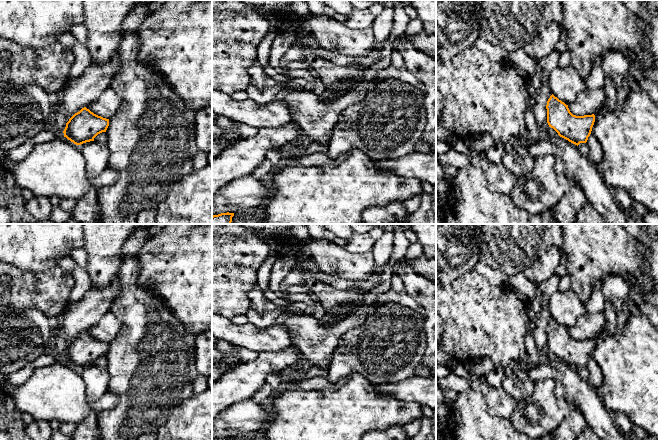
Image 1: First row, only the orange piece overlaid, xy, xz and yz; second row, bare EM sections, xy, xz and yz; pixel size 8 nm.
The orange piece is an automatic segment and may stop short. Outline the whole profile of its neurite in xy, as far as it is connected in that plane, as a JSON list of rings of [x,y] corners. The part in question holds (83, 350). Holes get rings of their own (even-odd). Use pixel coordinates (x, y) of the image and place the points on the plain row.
[[[84,331],[69,343],[63,357],[68,364],[81,369],[94,365],[98,358],[106,356],[108,350],[109,343],[98,340]]]

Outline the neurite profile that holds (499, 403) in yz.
[[[452,362],[450,364],[452,372],[458,376],[468,376],[470,378],[471,389],[479,391],[486,399],[488,411],[492,416],[510,419],[514,410],[519,404],[519,399],[507,394],[502,387],[494,388],[489,385],[484,376],[476,375],[466,369],[465,364],[461,362]]]

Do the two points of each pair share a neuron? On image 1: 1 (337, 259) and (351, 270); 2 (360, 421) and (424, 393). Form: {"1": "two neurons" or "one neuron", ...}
{"1": "one neuron", "2": "two neurons"}

